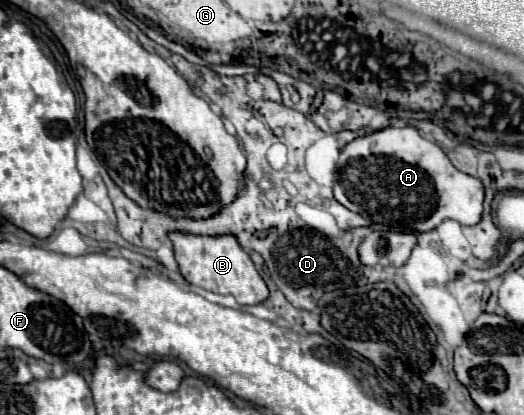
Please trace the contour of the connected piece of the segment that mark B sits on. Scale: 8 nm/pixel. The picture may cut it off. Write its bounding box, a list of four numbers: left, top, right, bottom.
[169,233,269,305]

